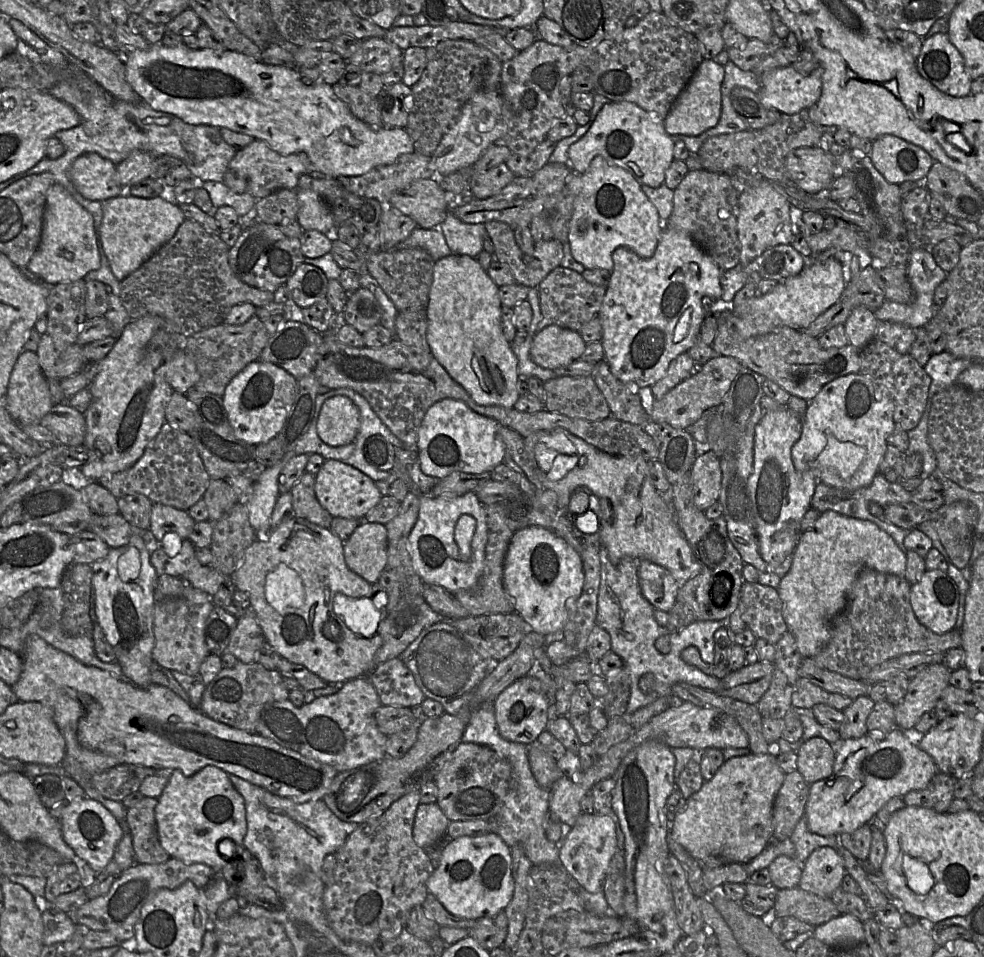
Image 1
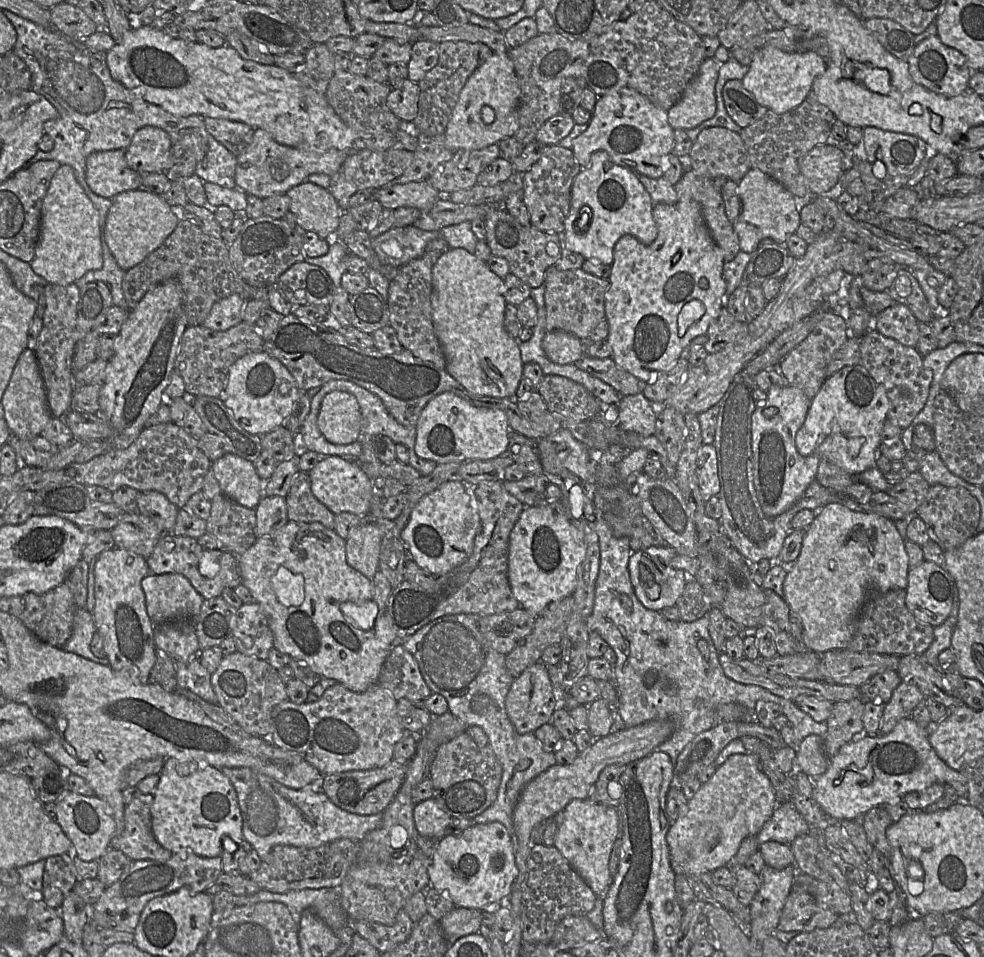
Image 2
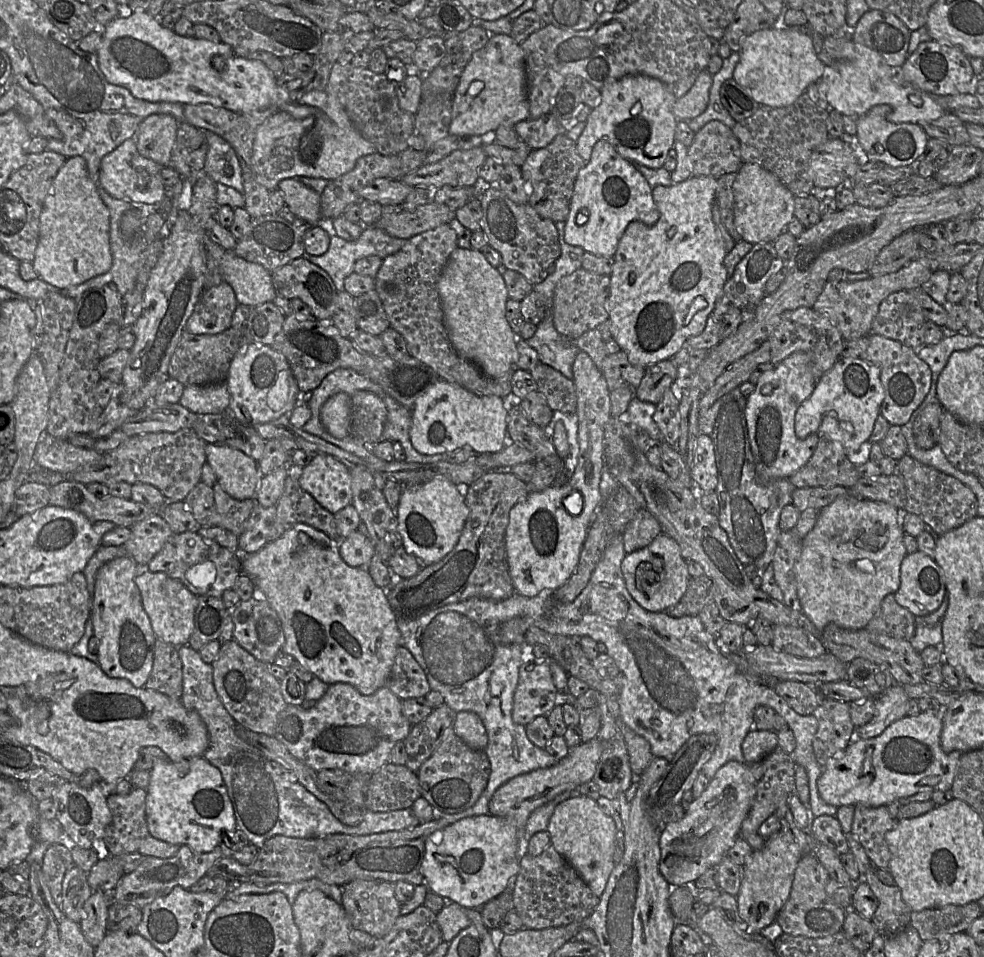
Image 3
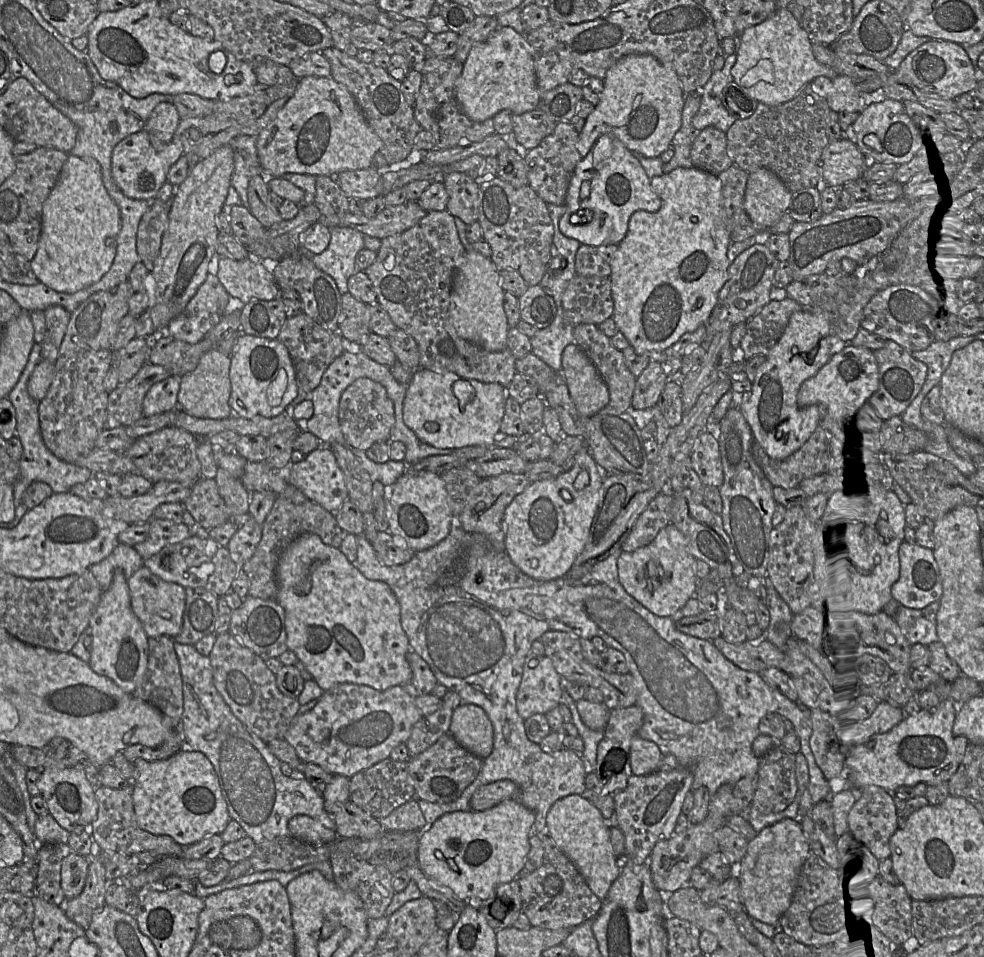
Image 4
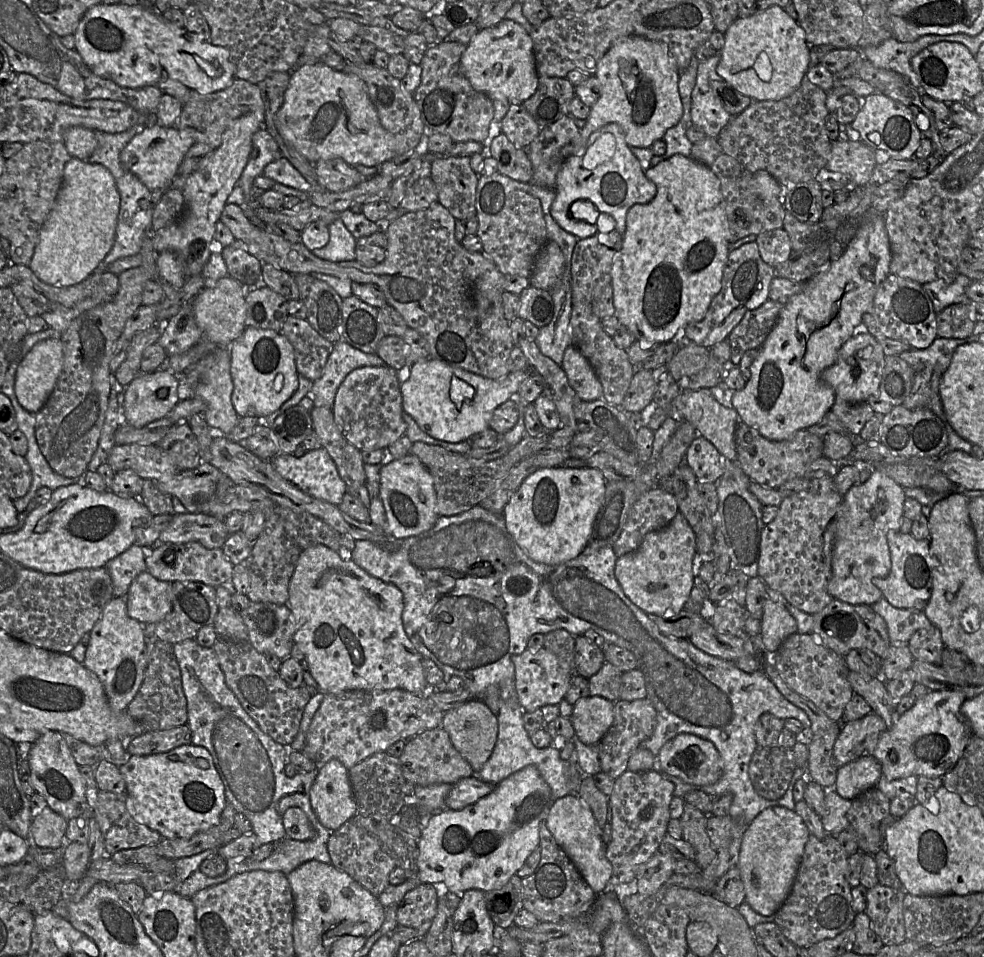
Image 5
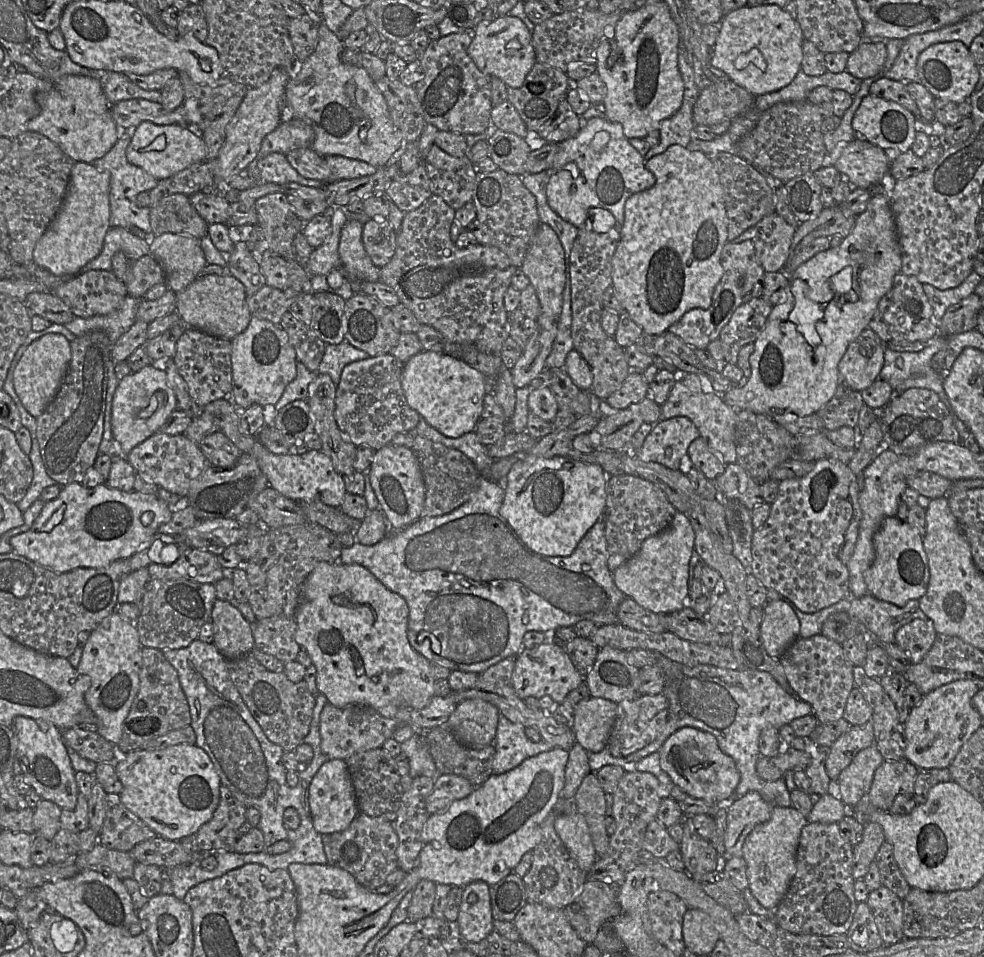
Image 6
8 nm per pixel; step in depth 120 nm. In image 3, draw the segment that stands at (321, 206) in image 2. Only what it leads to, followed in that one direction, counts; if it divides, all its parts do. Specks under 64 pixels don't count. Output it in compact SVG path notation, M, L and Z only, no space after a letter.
M297 178L283 179L277 189L283 193L285 203L296 217L312 226L322 225L321 195Z

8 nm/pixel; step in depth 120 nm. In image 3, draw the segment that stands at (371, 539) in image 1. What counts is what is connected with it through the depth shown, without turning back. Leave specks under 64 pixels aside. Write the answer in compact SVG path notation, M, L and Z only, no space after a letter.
M356 530L347 537L341 537L338 543L340 555L348 565L368 567L375 553L375 546L370 536L365 536Z

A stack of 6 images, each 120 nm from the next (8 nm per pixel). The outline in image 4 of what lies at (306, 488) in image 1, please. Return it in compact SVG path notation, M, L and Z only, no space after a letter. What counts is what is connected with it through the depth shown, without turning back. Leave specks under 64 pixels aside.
M288 483L285 490L277 496L273 507L262 524L262 537L252 555L242 569L249 578L248 596L261 599L276 599L277 567L288 546L303 533L314 533L329 546L339 548L346 534L338 524L333 513L310 500L301 490Z

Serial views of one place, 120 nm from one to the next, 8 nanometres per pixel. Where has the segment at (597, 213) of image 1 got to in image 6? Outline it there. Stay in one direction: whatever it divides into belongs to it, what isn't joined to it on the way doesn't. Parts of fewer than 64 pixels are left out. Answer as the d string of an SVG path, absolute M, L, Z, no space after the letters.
M593 117L575 137L555 144L557 153L553 166L546 170L550 177L546 189L550 208L578 229L587 224L590 208L603 208L611 212L622 229L627 199L651 188L656 182L655 176L645 167L643 156L625 137L622 125L603 117Z

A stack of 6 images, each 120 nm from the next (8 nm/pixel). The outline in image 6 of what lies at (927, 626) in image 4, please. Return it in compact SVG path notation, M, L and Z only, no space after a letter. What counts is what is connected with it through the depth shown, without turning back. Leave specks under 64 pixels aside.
M870 594L854 598L851 602L850 615L855 617L864 627L865 631L879 642L894 642L897 630L914 619L928 619L921 610L919 599L912 599L903 607L898 607L890 602L882 601Z

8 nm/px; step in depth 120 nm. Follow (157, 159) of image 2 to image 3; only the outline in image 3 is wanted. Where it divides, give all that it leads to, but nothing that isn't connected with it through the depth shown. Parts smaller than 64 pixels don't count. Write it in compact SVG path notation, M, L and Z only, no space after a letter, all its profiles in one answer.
M152 114L145 118L133 137L139 154L162 167L168 167L178 125L178 121L168 114Z

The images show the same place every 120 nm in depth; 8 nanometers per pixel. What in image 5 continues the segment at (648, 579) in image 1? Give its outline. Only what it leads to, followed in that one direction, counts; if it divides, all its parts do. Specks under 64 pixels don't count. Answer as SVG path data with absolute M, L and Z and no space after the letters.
M679 511L668 525L646 534L635 551L617 557L614 573L624 594L637 607L648 615L672 617L684 609L698 563L695 533Z

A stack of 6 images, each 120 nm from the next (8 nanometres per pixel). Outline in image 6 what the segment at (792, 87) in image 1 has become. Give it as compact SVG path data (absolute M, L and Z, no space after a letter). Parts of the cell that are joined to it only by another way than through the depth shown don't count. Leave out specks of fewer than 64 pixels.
M775 4L744 6L723 16L711 64L754 96L780 90L801 69L804 35L797 20Z

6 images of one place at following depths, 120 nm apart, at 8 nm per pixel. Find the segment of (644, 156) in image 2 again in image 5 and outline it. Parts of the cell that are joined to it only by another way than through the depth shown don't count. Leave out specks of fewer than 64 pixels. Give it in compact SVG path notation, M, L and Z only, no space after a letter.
M641 36L620 37L599 60L594 76L601 82L601 95L597 103L591 107L585 127L569 144L561 148L562 159L579 153L594 132L609 124L621 127L629 147L649 148L655 141L663 139L665 132L675 126L682 117L683 106L678 88L679 69L668 45L664 42Z

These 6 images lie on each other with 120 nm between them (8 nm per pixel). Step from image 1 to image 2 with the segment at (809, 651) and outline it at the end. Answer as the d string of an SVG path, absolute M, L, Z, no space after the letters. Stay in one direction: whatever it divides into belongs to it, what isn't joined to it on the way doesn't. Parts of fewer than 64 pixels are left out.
M830 503L815 513L813 522L805 530L798 558L787 567L783 598L801 619L807 650L822 654L848 647L854 634L854 623L869 596L893 589L905 590L909 561L904 539L892 520L873 512L855 512L840 503Z

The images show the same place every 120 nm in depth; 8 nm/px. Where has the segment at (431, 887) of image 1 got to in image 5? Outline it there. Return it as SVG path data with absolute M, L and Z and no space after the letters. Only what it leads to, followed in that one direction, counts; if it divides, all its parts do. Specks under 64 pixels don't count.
M529 765L523 769L513 773L509 777L498 783L493 791L487 796L479 799L477 802L468 805L461 810L449 810L444 809L433 815L431 815L424 823L423 830L420 838L417 841L418 844L418 857L417 857L417 867L418 867L418 880L420 883L431 883L436 887L441 888L440 890L454 892L456 894L462 895L465 891L471 889L478 889L485 893L498 889L504 886L513 875L517 874L517 871L524 865L526 859L529 855L539 846L540 837L539 829L543 821L546 821L549 810L555 800L553 800L551 789L548 784L541 777L538 769Z

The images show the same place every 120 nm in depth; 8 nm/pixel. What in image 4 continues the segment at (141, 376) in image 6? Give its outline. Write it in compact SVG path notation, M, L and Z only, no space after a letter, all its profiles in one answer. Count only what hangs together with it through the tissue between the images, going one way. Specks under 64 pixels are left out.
M170 376L151 386L143 400L143 416L174 410L178 405L180 381L180 377Z

